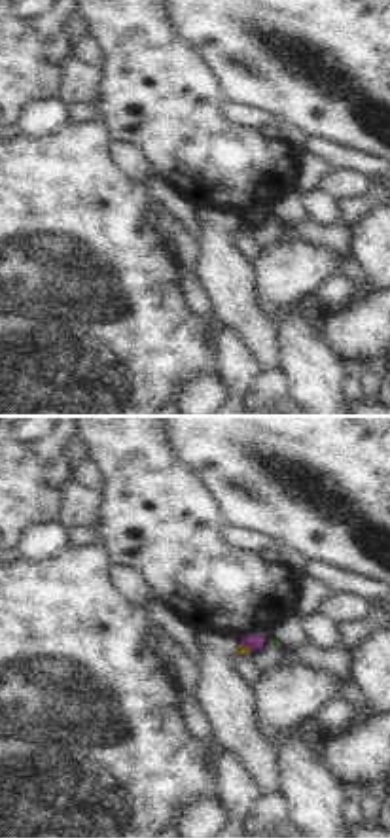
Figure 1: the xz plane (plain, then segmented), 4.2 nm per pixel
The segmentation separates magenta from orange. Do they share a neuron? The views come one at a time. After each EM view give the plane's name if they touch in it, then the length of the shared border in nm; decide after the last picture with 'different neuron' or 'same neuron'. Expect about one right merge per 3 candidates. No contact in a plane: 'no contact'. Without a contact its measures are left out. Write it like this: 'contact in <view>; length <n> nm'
contact in xz; length 70 nm

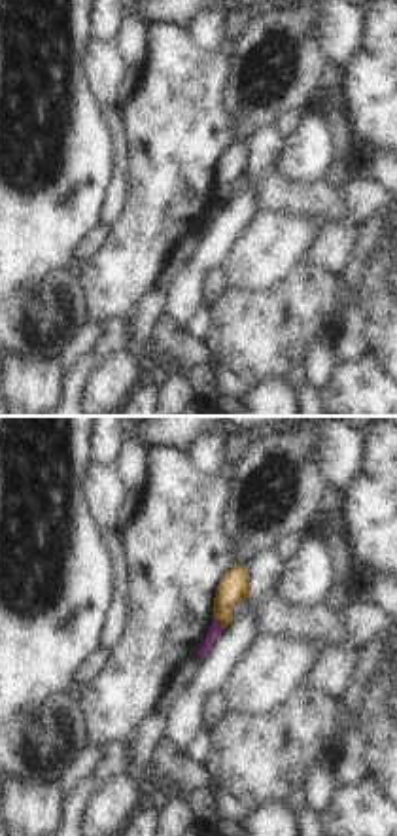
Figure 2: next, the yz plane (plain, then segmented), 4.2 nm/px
contact in yz; length 70 nm

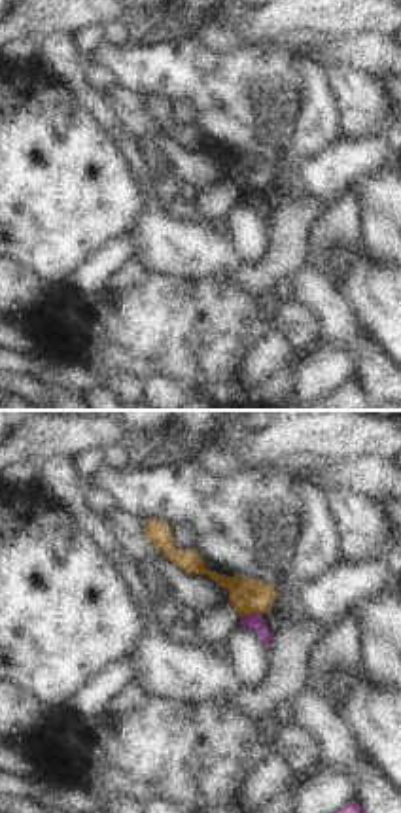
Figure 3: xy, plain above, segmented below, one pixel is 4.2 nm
contact in xy; length 100 nm

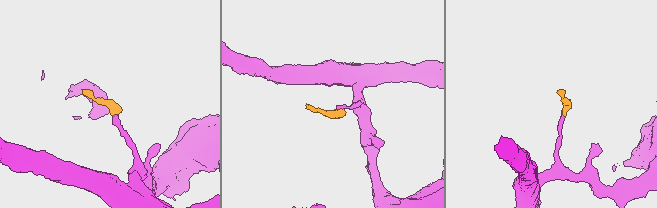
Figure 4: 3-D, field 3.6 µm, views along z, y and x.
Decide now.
different neuron

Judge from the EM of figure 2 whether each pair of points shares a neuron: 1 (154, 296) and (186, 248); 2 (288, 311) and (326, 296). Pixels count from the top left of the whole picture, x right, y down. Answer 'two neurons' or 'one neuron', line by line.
1: one neuron
2: one neuron

